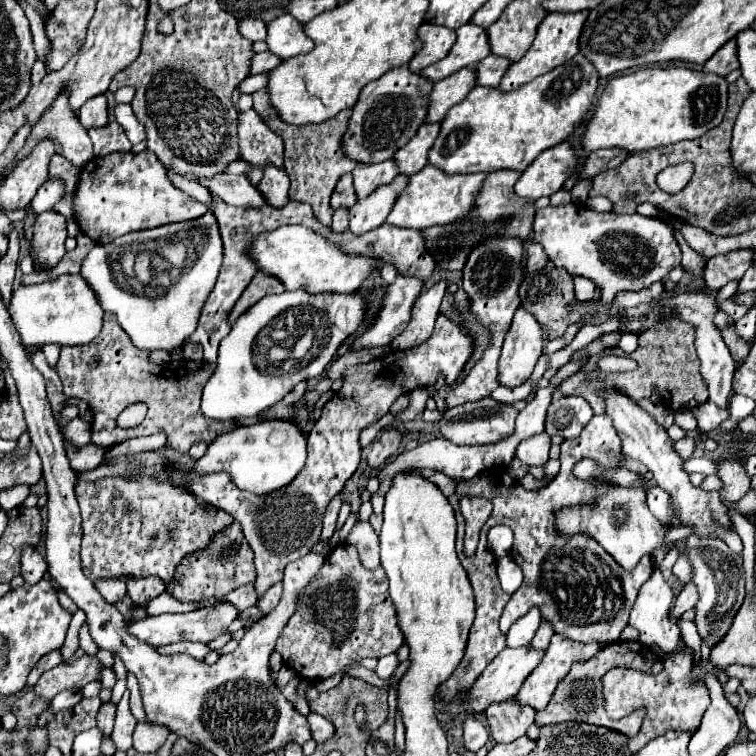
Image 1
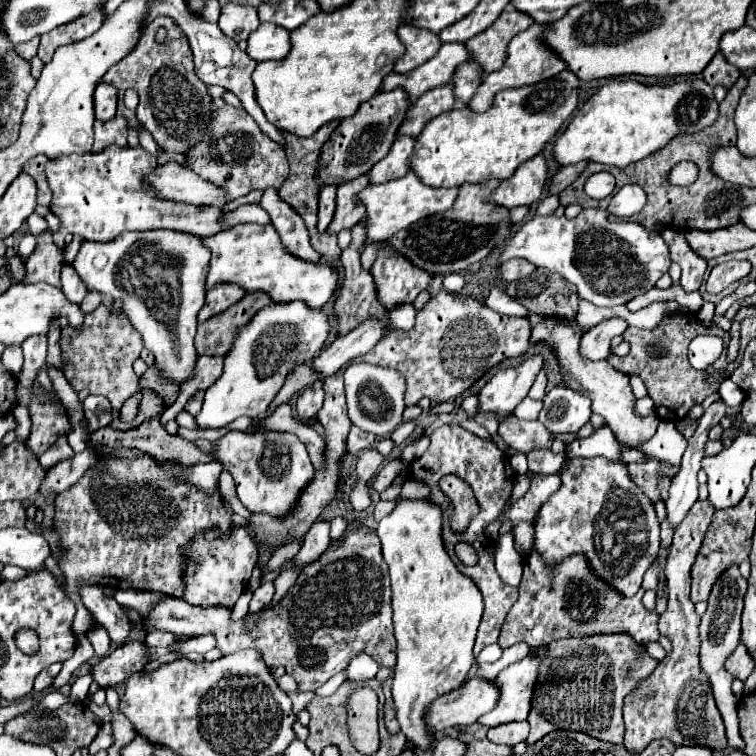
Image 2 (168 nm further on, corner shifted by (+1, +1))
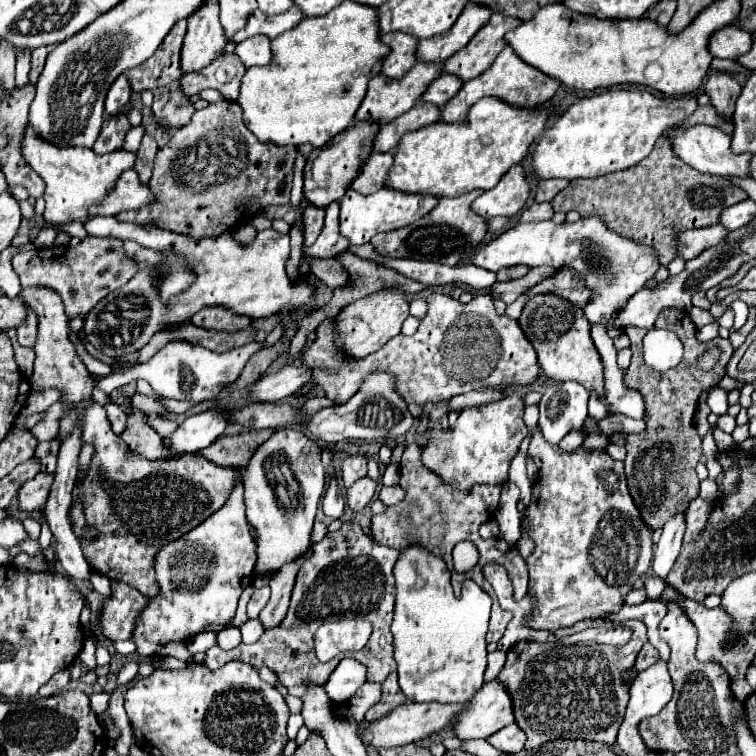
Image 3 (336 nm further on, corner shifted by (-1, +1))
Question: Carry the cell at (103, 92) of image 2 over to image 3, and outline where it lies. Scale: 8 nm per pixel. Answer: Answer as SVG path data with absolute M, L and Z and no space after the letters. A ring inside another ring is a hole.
M120 75L108 89L106 95L106 113L116 113L118 109L122 109L130 99L130 83L126 81L124 75Z

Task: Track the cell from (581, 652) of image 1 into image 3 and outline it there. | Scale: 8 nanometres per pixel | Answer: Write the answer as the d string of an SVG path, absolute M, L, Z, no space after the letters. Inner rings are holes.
M498 679L484 683L468 709L454 723L458 739L488 739L492 733L516 723L512 697Z

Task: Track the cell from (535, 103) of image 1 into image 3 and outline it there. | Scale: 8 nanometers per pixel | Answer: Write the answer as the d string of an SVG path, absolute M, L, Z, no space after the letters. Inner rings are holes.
M484 97L470 109L466 123L438 121L406 133L394 153L394 165L386 185L398 191L430 193L436 197L458 197L478 187L488 191L512 165L528 155L534 139L554 113L556 107L552 103L530 109L498 97Z

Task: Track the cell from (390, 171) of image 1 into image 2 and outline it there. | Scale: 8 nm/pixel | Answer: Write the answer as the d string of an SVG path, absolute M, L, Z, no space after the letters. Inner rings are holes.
M366 175L342 183L336 189L336 213L332 225L328 225L328 233L338 235L342 229L352 229L360 221L360 217L364 217L364 207L354 203L354 195L364 187L368 187Z

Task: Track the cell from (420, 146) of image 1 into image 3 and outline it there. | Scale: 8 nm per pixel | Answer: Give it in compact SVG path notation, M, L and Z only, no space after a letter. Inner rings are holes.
M372 153L372 157L362 167L362 173L354 179L352 187L364 195L376 193L378 189L386 185L386 177L388 177L392 163L394 163L392 153Z

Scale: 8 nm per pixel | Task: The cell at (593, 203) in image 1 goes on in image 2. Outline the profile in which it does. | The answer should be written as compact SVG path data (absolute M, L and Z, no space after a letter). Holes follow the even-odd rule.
M601 171L586 181L584 190L589 197L601 200L613 192L615 185L616 181L613 175L607 171Z

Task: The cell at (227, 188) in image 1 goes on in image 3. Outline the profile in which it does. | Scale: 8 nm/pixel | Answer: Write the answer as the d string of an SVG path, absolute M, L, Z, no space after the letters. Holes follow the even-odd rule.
M128 169L118 179L114 193L110 193L110 197L106 197L106 201L94 205L94 209L90 213L94 213L94 217L96 215L118 215L120 211L148 207L150 203L154 203L154 199L156 199L156 195L152 193L152 189L146 183L140 181L136 169Z

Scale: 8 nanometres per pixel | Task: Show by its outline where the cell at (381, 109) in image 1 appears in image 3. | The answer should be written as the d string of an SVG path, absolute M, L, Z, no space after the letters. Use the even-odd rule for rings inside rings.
M358 121L334 139L330 139L324 147L316 147L308 159L306 159L306 169L304 169L304 195L310 203L318 207L326 207L332 201L338 201L354 177L360 173L364 161L370 157L374 151L374 139L378 135L378 123L376 121Z

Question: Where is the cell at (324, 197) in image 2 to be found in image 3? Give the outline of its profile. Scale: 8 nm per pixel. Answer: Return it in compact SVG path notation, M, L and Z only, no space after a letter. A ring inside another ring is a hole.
M308 205L306 209L306 217L304 217L304 245L310 247L316 237L320 235L322 227L324 227L324 209L316 207L316 205Z

